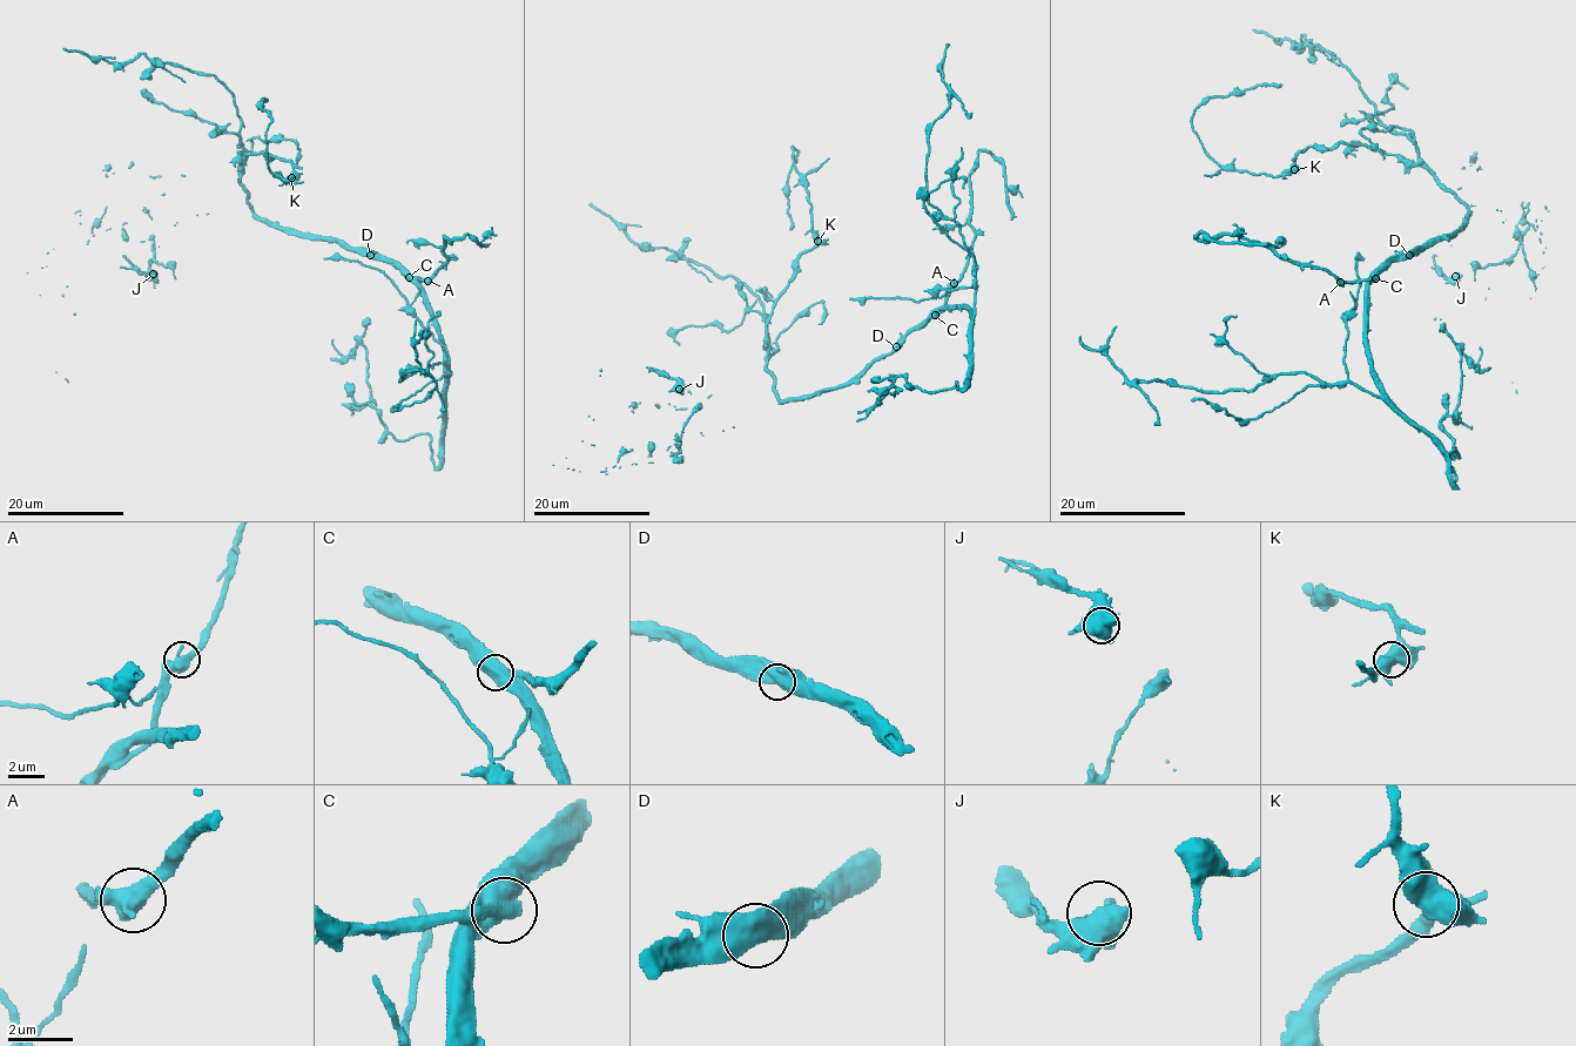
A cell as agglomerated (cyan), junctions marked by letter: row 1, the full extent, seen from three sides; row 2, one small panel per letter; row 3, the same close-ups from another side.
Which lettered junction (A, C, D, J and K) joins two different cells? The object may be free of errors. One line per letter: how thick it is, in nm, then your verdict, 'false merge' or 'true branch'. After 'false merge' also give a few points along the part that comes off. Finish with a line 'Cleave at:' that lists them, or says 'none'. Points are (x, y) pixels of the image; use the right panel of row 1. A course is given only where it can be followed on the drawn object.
A: 550 nm | true branch
C: 650 nm | false merge | (1374, 278), (1342, 282), (1228, 235), (1196, 237), (1270, 244)
D: 600 nm | true branch
J: 550 nm | true branch
K: 650 nm | true branch
Cleave at: C

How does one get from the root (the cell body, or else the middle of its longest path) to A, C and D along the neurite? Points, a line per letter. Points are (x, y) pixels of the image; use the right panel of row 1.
A: (1427, 245), (1386, 263), (1365, 281), (1340, 282)
C: (1427, 245), (1394, 260), (1374, 278)
D: (1427, 245), (1418, 247), (1409, 255)

